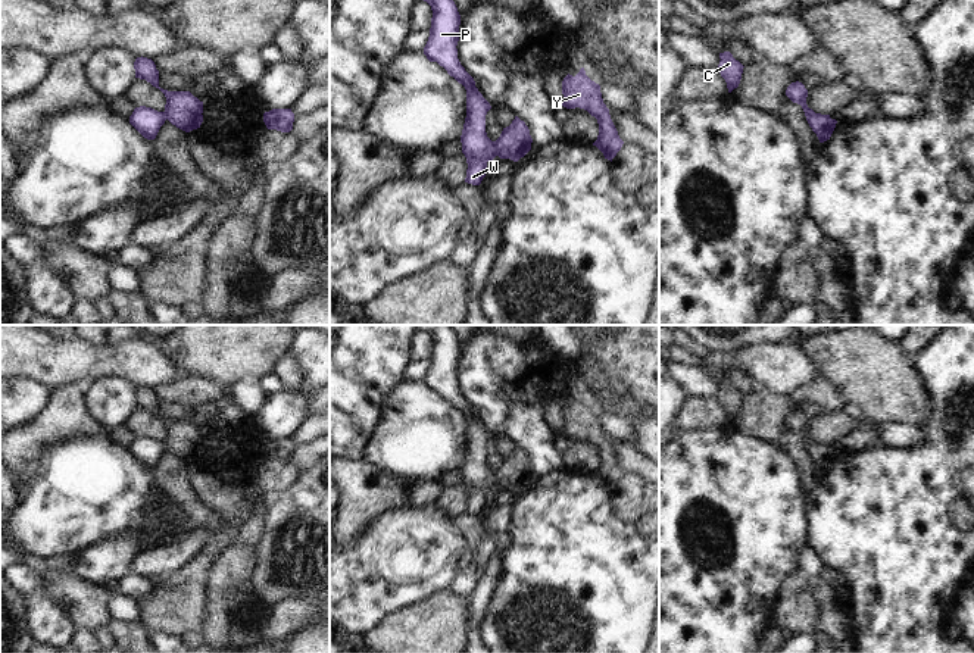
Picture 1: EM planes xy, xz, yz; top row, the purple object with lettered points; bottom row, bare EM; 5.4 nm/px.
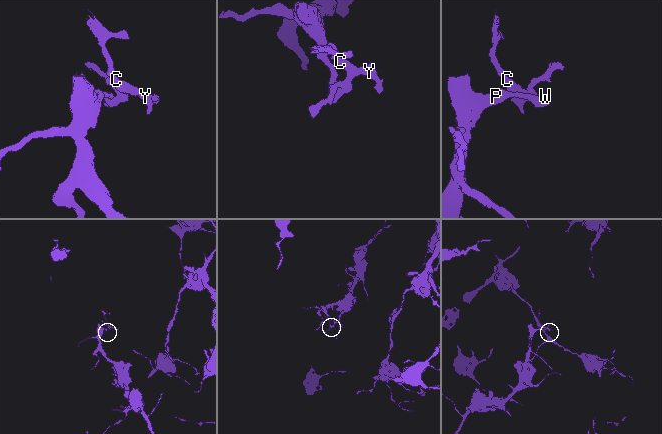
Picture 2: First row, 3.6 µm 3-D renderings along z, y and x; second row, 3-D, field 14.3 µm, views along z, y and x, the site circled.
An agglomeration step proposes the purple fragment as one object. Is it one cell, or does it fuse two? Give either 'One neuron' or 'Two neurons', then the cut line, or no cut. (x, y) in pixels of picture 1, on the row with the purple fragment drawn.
Two neurons. Split along xz (493, 141), (498, 155)

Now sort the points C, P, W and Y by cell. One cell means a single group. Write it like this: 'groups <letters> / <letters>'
groups C Y / P W

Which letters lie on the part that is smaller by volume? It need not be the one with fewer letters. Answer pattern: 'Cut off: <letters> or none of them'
Cut off: C, Y

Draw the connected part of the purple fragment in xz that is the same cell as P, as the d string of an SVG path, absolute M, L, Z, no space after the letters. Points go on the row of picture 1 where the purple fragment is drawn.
M424 1L433 10L430 37L424 47L424 54L430 62L437 62L443 66L466 90L466 118L461 135L462 153L468 163L465 182L480 185L487 174L487 162L497 156L494 141L486 132L486 115L491 106L458 59L456 46L459 41L461 15L455 1Z

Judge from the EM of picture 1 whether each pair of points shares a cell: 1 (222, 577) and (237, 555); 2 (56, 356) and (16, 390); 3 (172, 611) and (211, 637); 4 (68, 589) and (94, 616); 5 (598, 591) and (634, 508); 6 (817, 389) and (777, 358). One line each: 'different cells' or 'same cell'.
1: same cell
2: different cells
3: different cells
4: same cell
5: different cells
6: different cells

